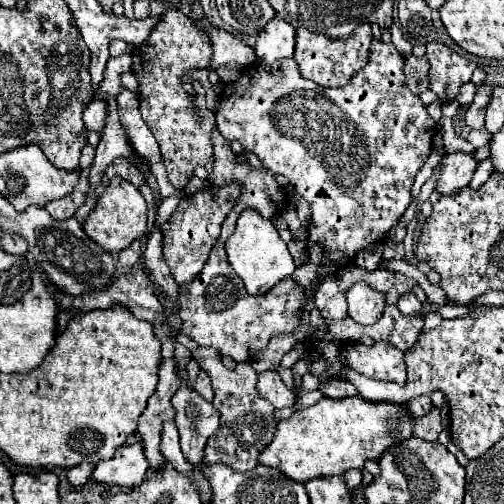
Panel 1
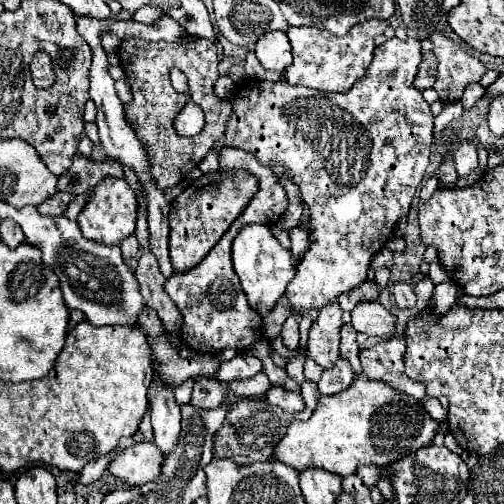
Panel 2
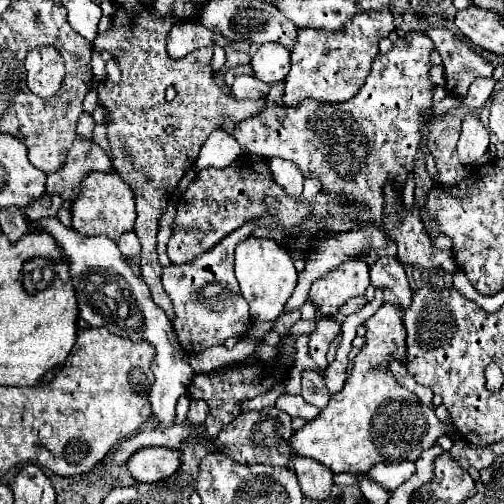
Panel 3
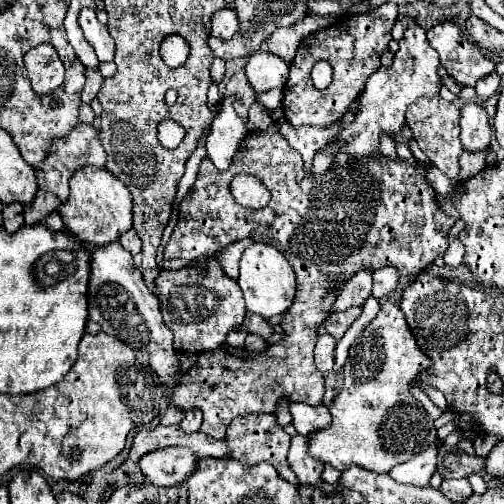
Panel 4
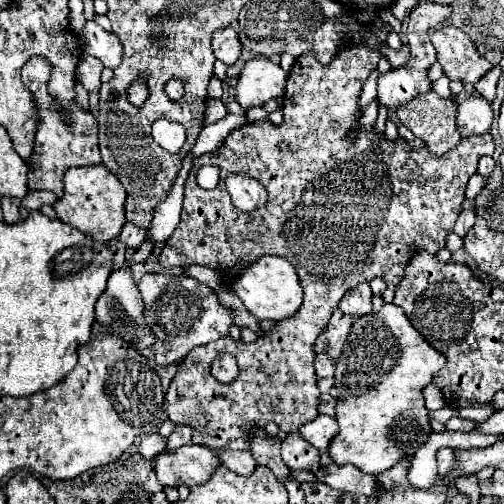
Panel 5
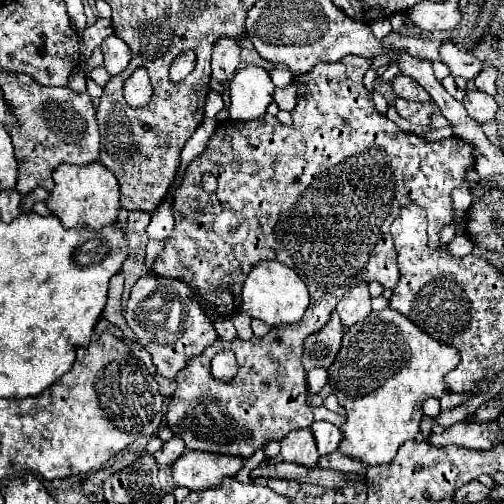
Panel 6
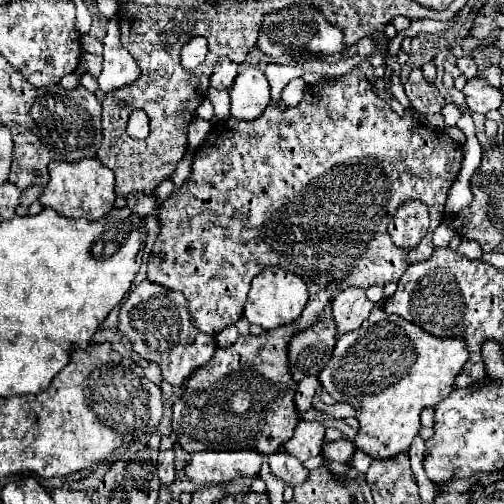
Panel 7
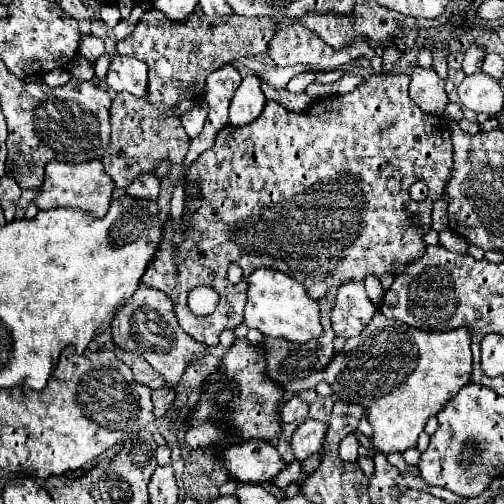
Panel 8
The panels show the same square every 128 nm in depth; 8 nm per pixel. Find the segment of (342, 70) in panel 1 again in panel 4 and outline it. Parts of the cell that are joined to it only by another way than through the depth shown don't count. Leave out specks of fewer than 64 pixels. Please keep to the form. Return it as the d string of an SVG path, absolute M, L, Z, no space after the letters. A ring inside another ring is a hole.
M392 2L382 4L376 12L368 12L364 16L350 16L336 26L324 28L306 36L300 42L296 58L290 62L290 76L284 86L284 114L294 128L298 126L316 126L326 128L338 122L346 112L352 100L360 96L366 80L380 68L380 56L388 50L388 42L392 40L390 30L398 18L398 6ZM318 60L332 62L334 78L332 84L324 90L314 88L310 72Z

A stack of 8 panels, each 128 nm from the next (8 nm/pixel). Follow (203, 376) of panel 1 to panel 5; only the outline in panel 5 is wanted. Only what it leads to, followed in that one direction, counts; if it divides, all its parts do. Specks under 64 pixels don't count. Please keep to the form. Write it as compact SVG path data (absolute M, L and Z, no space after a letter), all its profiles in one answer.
M178 426L168 438L166 438L166 450L164 452L174 452L176 448L184 446L184 444L190 444L190 438L192 438L192 428L188 426Z

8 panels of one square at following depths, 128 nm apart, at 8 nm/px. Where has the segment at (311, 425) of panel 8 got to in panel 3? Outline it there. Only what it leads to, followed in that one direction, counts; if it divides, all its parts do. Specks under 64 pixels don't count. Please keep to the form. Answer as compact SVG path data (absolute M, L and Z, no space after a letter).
M294 454L292 466L304 496L312 500L326 500L330 496L334 482L332 482L332 472L324 464L318 464L316 460Z

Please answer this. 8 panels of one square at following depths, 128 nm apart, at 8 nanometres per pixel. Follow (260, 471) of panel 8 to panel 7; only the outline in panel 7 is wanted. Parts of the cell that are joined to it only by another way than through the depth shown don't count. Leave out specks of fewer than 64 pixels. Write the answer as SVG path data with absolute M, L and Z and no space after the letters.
M256 450L196 452L186 466L186 478L196 484L224 484L234 478L254 478L260 474L262 456Z

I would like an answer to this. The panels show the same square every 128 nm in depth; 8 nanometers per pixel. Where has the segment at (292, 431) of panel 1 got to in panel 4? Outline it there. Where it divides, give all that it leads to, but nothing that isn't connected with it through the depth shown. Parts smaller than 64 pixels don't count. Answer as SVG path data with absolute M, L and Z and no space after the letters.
M394 302L382 304L378 316L364 328L360 338L350 346L348 360L344 364L344 388L340 394L336 394L334 404L330 406L332 428L326 428L324 432L318 432L310 438L308 450L312 452L312 456L332 464L340 472L350 464L358 464L360 468L386 474L394 466L420 454L428 444L432 444L432 440L436 440L436 428L432 424L434 420L428 416L428 412L424 412L422 404L410 394L410 386L418 380L418 374L430 368L430 364L432 360L420 350L400 306Z

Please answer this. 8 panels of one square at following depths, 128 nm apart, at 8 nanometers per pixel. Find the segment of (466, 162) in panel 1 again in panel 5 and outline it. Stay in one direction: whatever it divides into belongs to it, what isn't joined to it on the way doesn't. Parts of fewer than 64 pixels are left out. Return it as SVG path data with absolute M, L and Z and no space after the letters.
M470 94L466 96L456 110L456 130L460 136L472 136L472 134L486 134L492 126L492 104L478 96Z

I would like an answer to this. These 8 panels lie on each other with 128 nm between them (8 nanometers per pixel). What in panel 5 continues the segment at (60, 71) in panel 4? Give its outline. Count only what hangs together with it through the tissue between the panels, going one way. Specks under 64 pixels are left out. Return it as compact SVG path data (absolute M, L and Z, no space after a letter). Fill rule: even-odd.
M32 58L22 68L22 82L32 92L36 108L38 108L38 130L36 130L36 142L34 152L26 160L28 164L28 190L50 190L58 198L62 196L62 176L72 166L88 166L88 164L100 164L100 150L98 150L98 122L96 118L74 104L56 104L46 88L50 76L50 64L48 60ZM62 112L72 114L72 124L66 122L66 116Z

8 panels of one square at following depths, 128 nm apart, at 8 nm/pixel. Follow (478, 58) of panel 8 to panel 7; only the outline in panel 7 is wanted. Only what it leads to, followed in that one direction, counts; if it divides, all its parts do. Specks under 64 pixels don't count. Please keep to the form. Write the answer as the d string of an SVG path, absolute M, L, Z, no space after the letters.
M458 58L458 68L466 78L476 76L476 62L472 58Z

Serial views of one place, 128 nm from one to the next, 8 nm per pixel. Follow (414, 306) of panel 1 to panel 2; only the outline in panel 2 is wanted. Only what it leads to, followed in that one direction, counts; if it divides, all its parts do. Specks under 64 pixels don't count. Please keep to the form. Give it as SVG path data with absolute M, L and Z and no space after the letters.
M398 282L392 286L392 294L394 294L394 300L398 304L398 308L414 308L416 304L416 294L412 290L412 286L404 284L404 282Z

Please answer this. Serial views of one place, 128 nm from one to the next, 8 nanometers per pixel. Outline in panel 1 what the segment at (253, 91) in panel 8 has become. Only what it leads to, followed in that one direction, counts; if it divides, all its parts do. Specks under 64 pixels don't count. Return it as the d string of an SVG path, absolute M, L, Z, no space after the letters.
M276 18L272 24L266 24L264 30L256 38L254 52L260 62L272 64L276 60L292 58L294 52L294 26Z

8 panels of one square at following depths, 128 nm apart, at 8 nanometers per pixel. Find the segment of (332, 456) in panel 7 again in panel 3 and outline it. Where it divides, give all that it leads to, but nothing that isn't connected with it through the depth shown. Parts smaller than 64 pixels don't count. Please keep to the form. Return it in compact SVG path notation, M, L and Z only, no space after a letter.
M284 394L284 396L278 398L276 408L288 412L292 418L298 416L298 418L302 418L302 420L306 420L306 422L314 420L314 418L320 414L320 408L308 404L302 396L286 396L286 394Z

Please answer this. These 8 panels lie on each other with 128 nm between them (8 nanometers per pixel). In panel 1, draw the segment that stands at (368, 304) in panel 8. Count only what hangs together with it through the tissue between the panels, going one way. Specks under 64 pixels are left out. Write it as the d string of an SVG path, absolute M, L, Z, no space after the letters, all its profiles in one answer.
M372 42L372 52L370 52L370 64L366 64L346 86L342 88L320 88L318 84L312 84L312 80L304 80L300 76L300 72L296 72L296 62L290 60L278 60L276 64L260 64L256 62L254 66L248 66L242 76L224 86L224 92L220 94L220 106L216 112L216 126L220 130L220 134L228 140L228 142L240 142L246 150L254 152L258 156L258 160L262 162L264 168L272 170L274 174L282 174L284 178L288 178L294 188L310 202L310 210L312 210L312 218L308 224L308 240L306 240L306 250L310 254L310 260L306 260L302 266L298 266L292 274L292 280L304 288L304 300L310 300L314 296L314 292L318 290L318 286L330 278L336 270L348 266L353 263L356 254L376 242L384 242L388 232L400 222L404 210L410 204L410 188L414 184L414 176L416 172L422 168L422 164L426 162L430 150L432 150L432 138L436 132L436 122L428 116L426 106L422 104L420 96L412 94L408 84L406 84L406 76L404 76L404 56L400 50L396 50L394 44L384 44L384 42Z

